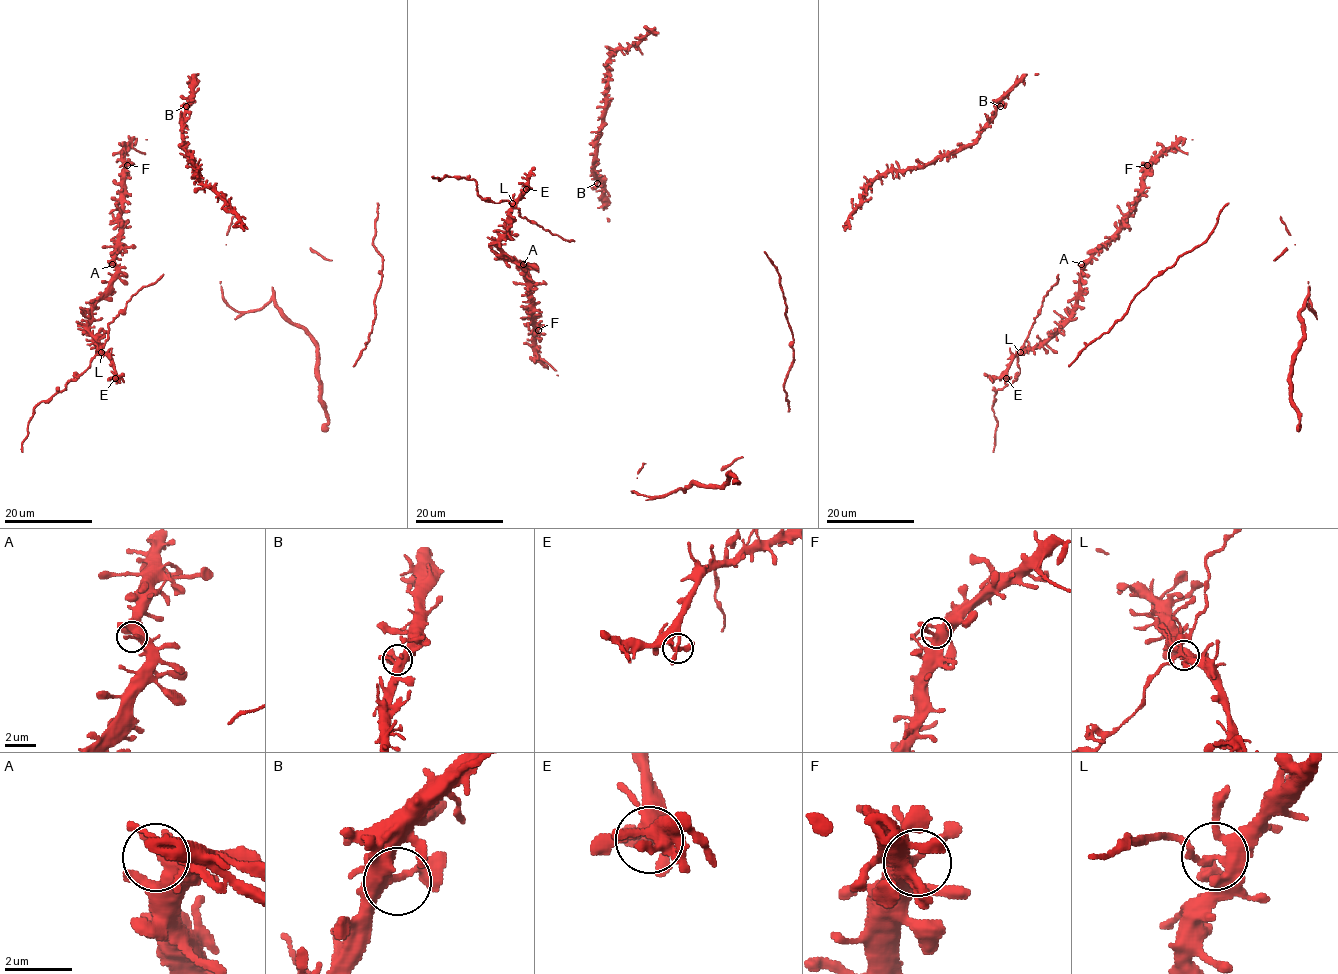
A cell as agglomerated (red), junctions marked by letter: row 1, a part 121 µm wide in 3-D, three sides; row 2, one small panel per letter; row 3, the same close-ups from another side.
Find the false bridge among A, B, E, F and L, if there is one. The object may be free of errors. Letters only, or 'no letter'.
L

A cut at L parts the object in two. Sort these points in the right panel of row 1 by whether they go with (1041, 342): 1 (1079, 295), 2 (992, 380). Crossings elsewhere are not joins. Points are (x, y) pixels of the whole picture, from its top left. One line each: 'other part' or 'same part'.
1: same part
2: same part

